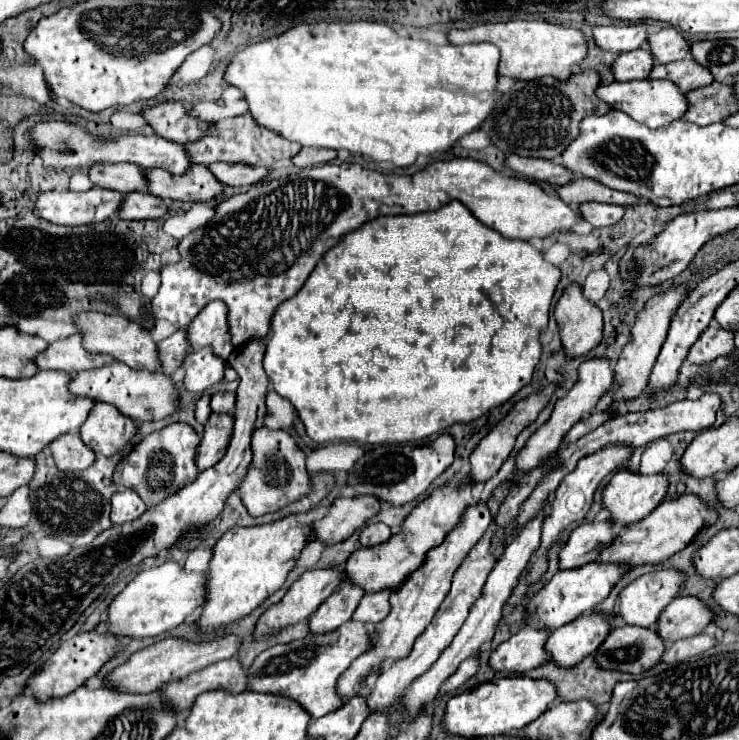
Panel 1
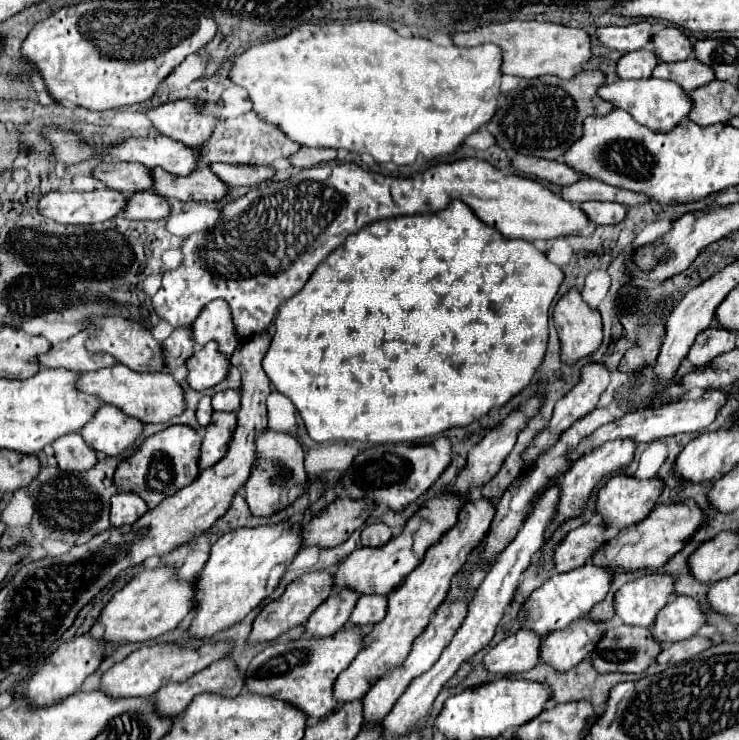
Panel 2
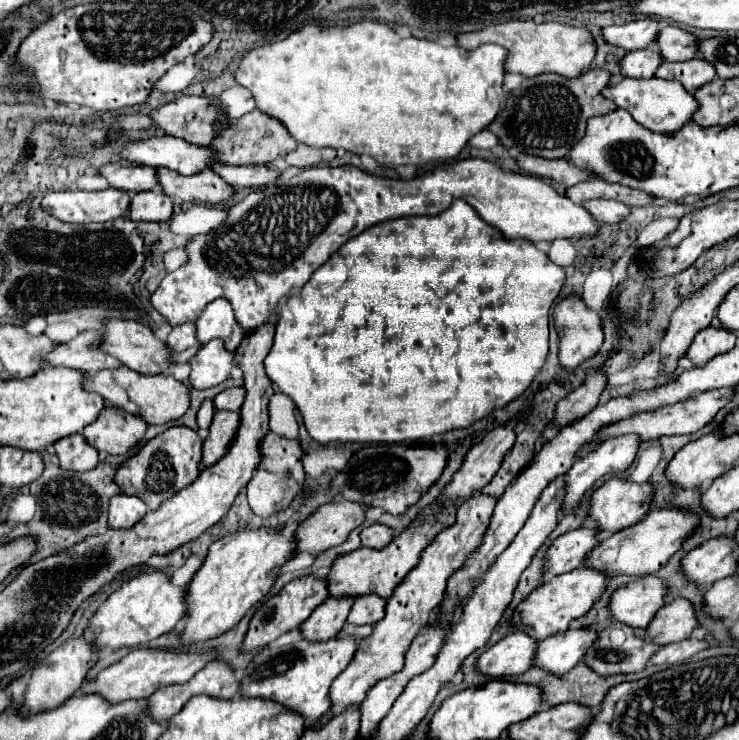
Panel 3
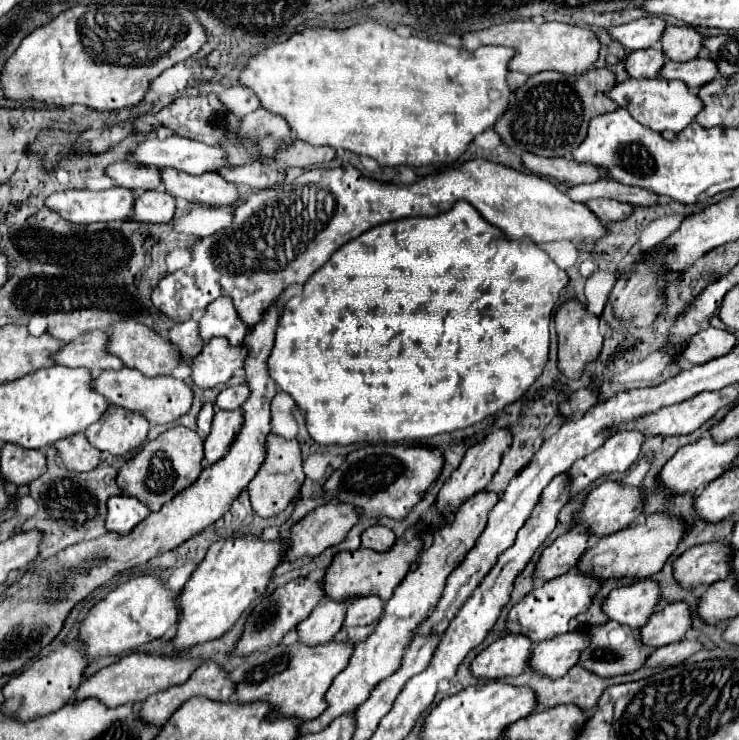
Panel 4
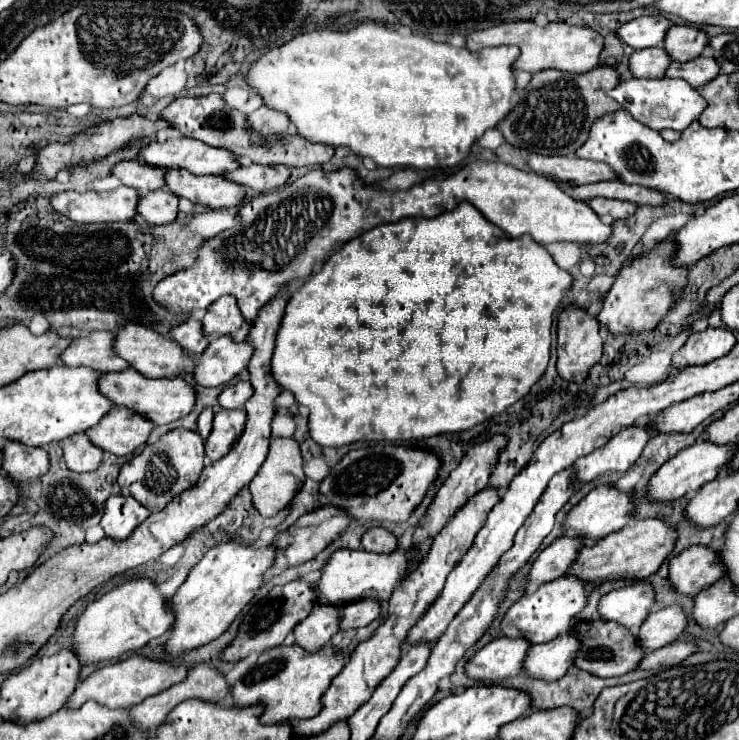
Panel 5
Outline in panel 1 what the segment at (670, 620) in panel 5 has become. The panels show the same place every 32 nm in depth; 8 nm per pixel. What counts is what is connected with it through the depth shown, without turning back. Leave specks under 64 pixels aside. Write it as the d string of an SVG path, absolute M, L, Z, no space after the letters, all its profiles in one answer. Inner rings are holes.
M678 596L658 620L658 632L664 640L676 642L702 634L714 622L716 614L706 608L696 596Z

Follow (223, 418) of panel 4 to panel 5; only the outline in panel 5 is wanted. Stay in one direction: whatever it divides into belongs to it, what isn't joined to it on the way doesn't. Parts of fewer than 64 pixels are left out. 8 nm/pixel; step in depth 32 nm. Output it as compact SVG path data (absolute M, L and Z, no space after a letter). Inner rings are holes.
M218 408L214 414L212 432L206 438L206 456L216 462L224 454L228 454L228 448L236 442L236 436L244 430L244 410L224 410Z

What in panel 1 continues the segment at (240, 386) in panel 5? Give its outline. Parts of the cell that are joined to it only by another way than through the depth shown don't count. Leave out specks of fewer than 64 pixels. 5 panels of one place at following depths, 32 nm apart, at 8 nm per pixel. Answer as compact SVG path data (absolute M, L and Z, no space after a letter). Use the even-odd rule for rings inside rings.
M216 392L212 396L212 400L210 400L210 408L212 408L212 412L230 414L234 402L236 402L236 394L234 392Z

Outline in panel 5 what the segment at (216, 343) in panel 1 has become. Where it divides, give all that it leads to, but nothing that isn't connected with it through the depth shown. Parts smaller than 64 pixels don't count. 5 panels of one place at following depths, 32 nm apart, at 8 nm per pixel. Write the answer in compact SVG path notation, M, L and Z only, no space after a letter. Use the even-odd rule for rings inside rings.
M222 296L210 304L200 322L206 338L230 336L234 342L246 340L252 328L252 324L240 316L240 308L236 308L236 300L232 300L232 296Z

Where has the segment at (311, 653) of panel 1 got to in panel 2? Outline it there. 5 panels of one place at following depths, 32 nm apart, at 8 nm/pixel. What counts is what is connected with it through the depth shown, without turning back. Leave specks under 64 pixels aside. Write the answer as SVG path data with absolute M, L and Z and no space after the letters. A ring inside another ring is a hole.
M346 624L336 634L326 638L300 638L288 644L272 644L252 662L252 678L246 680L246 690L252 694L274 696L298 706L310 720L318 720L338 708L334 698L334 682L342 670L358 656L364 646L362 626Z

